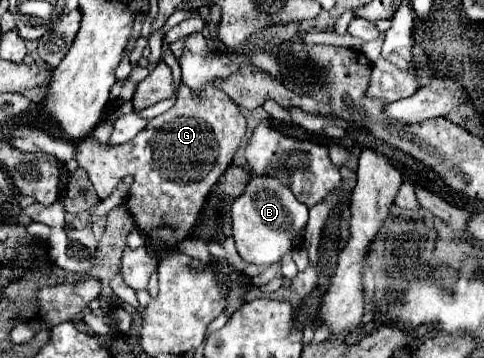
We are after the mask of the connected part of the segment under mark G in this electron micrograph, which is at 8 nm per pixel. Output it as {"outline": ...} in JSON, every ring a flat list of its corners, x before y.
{"outline":[[182,85,174,107,150,119,148,127,128,143,108,147,94,139,94,135,70,143,76,147,76,161,88,173,100,199,110,197,130,173,134,183,126,197,126,209,136,227,152,245,176,247,196,231,202,207,212,187,230,167,242,137,244,115,224,91,212,89,204,99,192,99,188,87]]}

